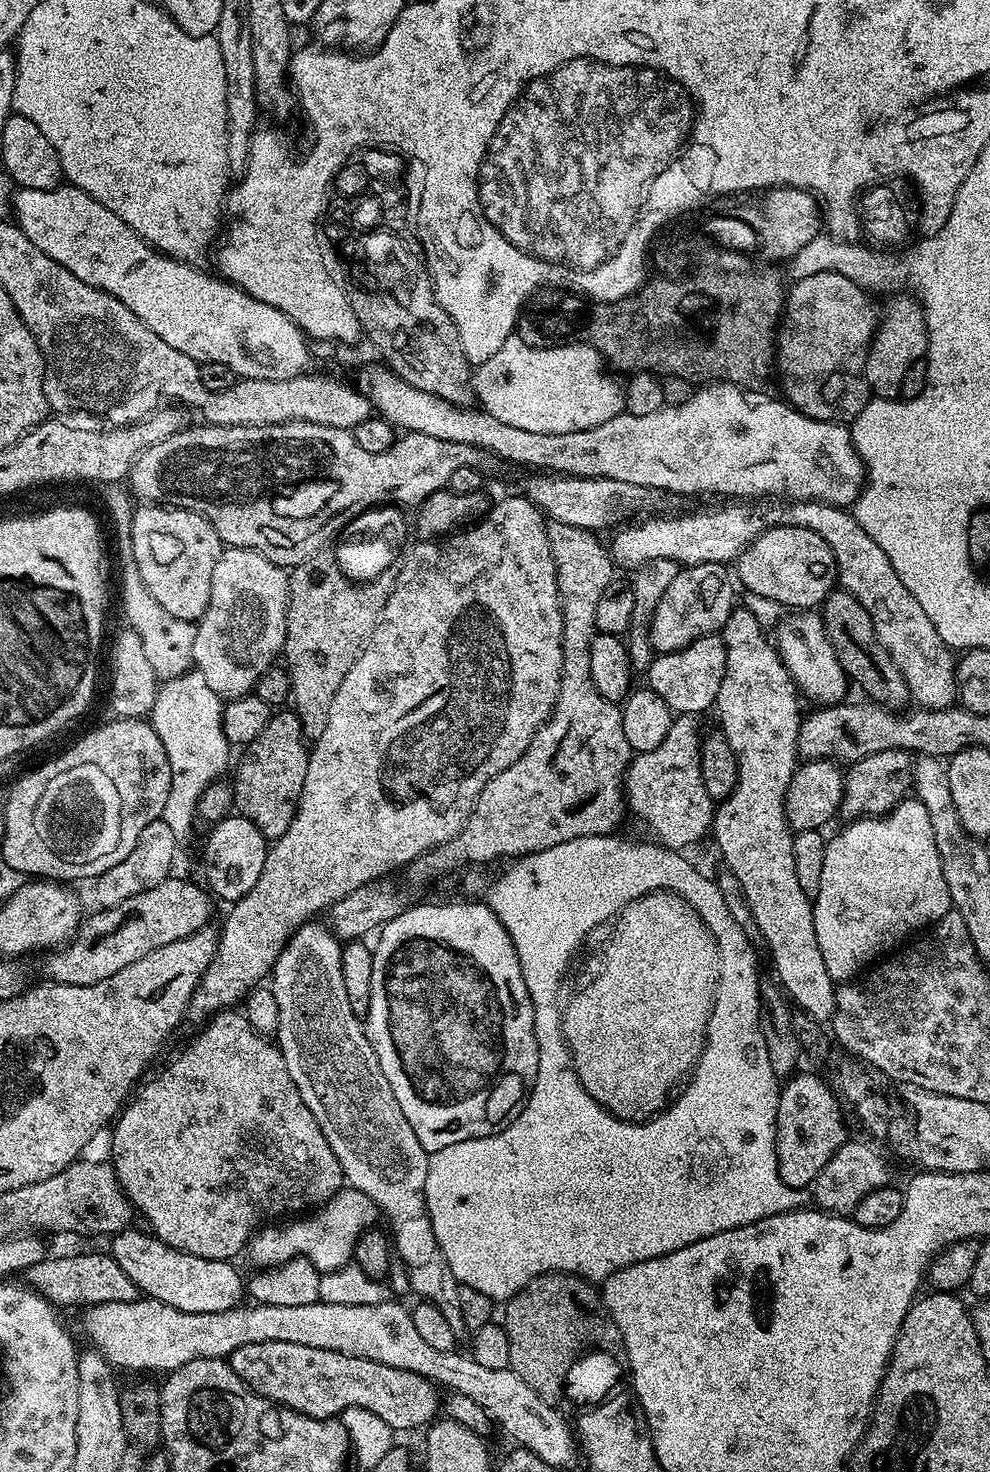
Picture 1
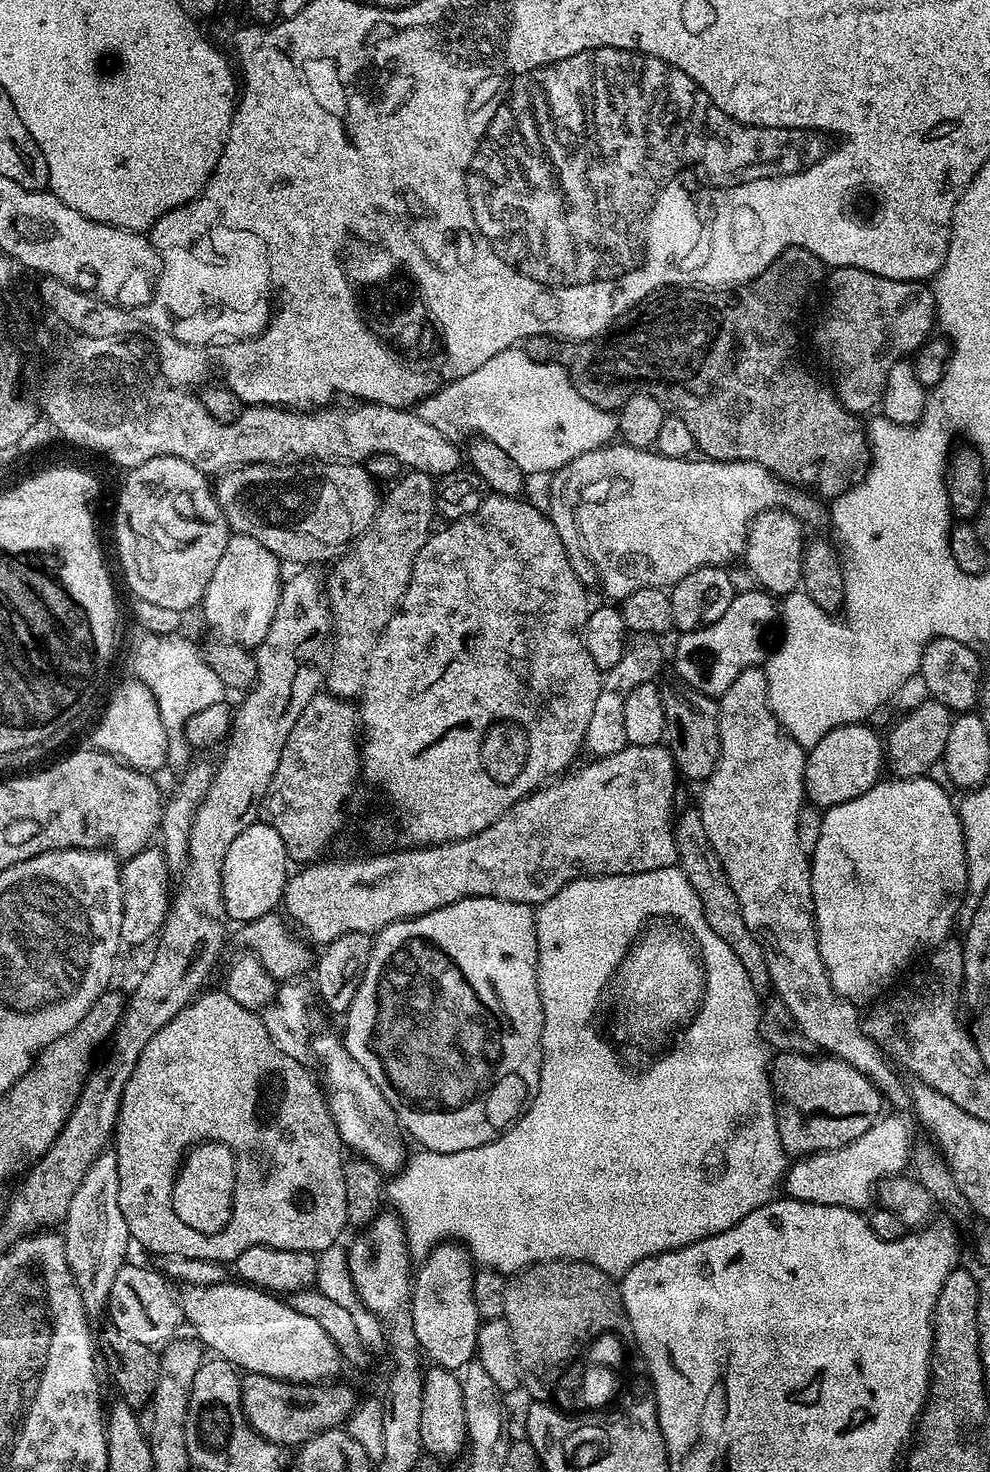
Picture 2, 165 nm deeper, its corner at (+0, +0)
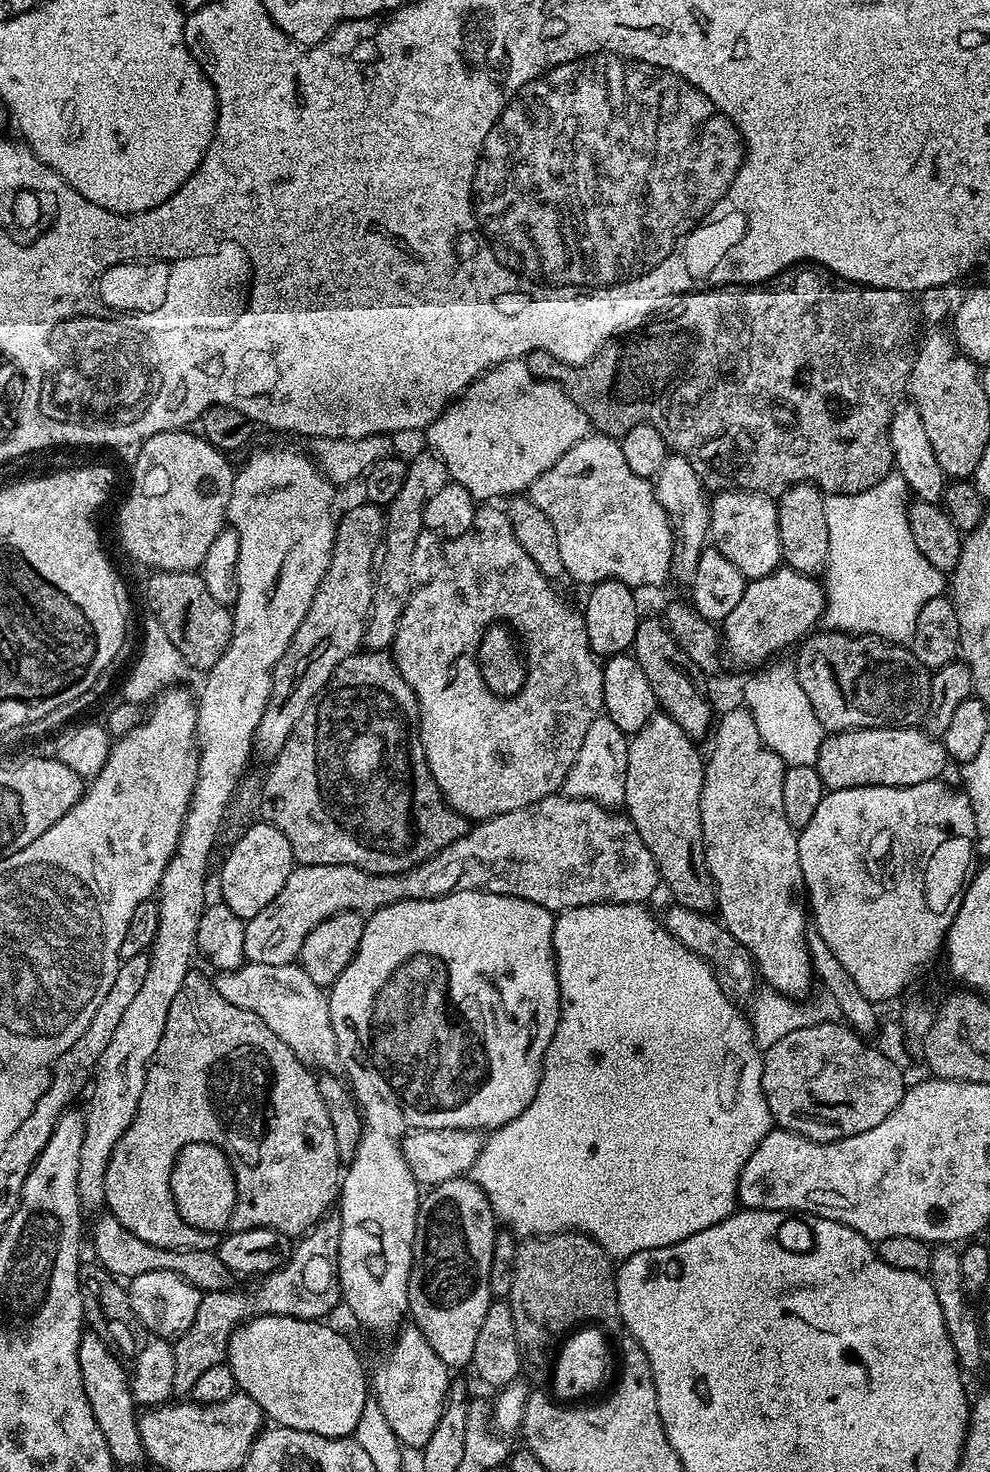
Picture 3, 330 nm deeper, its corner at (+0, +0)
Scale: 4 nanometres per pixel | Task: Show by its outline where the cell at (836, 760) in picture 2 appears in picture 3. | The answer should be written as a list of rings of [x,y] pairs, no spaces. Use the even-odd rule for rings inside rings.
[[[913,726],[910,728],[851,728],[845,732],[825,735],[814,767],[818,770],[825,789],[837,792],[847,788],[878,786],[879,784],[895,788],[918,786],[922,782],[941,779],[945,775],[944,767],[949,767],[949,764],[948,751],[944,748],[943,739]]]

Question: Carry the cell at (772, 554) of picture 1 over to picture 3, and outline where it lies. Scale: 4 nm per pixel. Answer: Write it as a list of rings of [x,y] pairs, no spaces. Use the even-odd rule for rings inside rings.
[[[720,490],[711,497],[708,531],[714,547],[744,575],[745,581],[766,578],[781,567],[784,555],[778,538],[777,501],[763,492]]]

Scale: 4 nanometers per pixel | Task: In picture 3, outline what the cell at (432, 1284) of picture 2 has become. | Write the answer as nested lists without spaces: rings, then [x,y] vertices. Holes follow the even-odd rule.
[[[463,1175],[429,1187],[420,1197],[417,1210],[417,1230],[412,1243],[412,1273],[408,1276],[408,1312],[411,1323],[422,1330],[434,1354],[442,1358],[449,1370],[467,1369],[472,1362],[478,1330],[493,1302],[490,1290],[490,1270],[494,1258],[494,1242],[498,1231],[496,1212],[488,1195],[479,1184]]]

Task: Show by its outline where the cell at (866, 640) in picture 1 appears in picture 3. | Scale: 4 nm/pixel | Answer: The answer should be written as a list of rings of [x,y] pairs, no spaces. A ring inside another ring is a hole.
[[[811,482],[793,484],[778,497],[778,538],[782,542],[783,563],[803,576],[819,577],[828,566],[830,530],[826,530],[824,497],[825,493]]]

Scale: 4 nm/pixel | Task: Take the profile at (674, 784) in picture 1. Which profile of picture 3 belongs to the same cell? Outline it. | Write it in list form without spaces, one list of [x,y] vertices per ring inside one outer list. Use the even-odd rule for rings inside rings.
[[[557,794],[542,798],[522,810],[510,810],[506,814],[491,816],[489,820],[473,823],[469,827],[467,834],[452,842],[450,846],[446,846],[446,850],[442,850],[438,854],[431,856],[426,862],[422,862],[418,866],[414,866],[410,870],[399,872],[398,874],[370,874],[369,872],[358,870],[354,866],[314,866],[313,864],[301,864],[293,867],[290,878],[286,878],[286,886],[282,886],[282,890],[278,890],[278,898],[274,898],[274,902],[270,902],[270,906],[266,906],[266,910],[254,914],[254,918],[250,918],[245,923],[246,946],[244,947],[244,959],[254,964],[265,964],[266,966],[291,964],[299,957],[302,950],[302,942],[306,942],[306,934],[310,934],[310,930],[314,930],[314,926],[318,926],[318,922],[322,922],[334,914],[338,914],[339,912],[371,914],[380,908],[397,904],[403,900],[433,900],[439,896],[449,896],[452,892],[489,892],[490,894],[498,894],[499,896],[513,896],[514,898],[522,898],[526,902],[534,902],[553,914],[559,914],[568,908],[590,906],[591,904],[644,904],[655,894],[656,887],[658,889],[661,887],[660,867],[654,862],[650,850],[646,850],[646,846],[642,842],[638,830],[632,824],[631,820],[628,819],[627,815],[620,814],[620,816],[615,816],[616,814],[615,811],[605,808],[602,804],[595,804],[592,800],[574,800],[570,796]]]

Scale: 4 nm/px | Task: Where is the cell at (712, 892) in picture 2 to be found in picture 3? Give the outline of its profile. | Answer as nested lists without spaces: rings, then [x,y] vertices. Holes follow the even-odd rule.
[[[657,714],[642,726],[628,741],[628,757],[626,758],[626,794],[623,807],[626,815],[638,830],[646,850],[660,867],[660,878],[663,887],[672,891],[672,900],[677,905],[692,911],[711,913],[717,907],[716,883],[712,880],[710,870],[706,866],[704,853],[704,835],[702,834],[702,786],[704,785],[705,757],[700,756],[697,741],[691,740],[674,722],[674,718]]]

